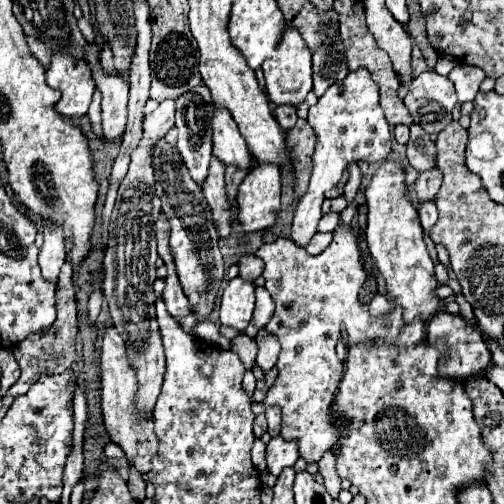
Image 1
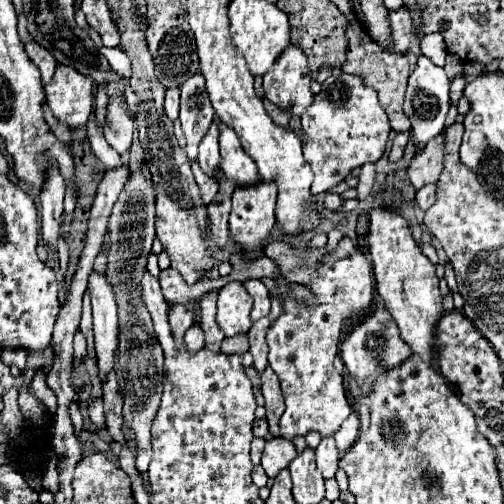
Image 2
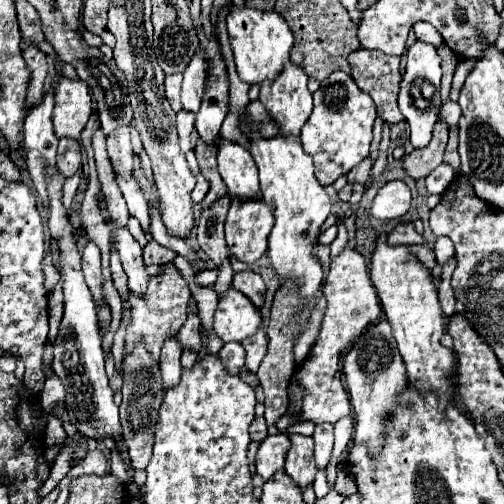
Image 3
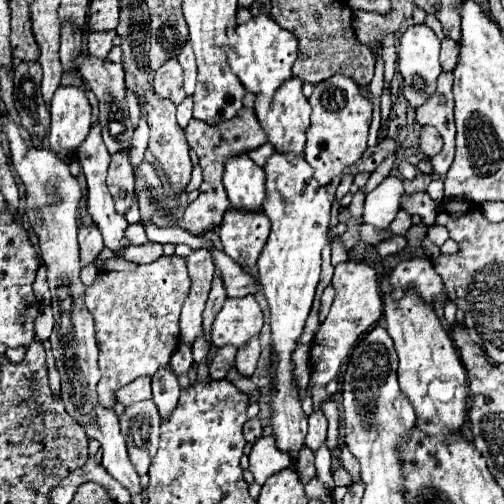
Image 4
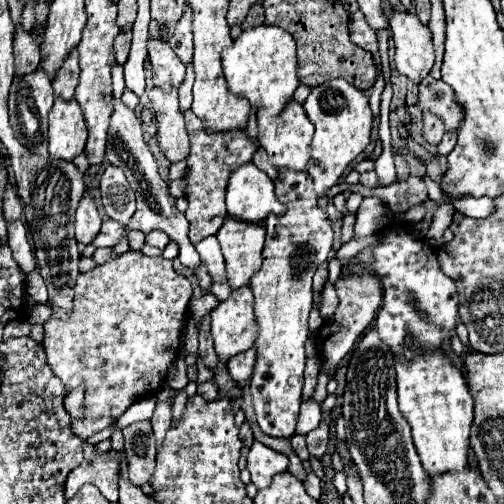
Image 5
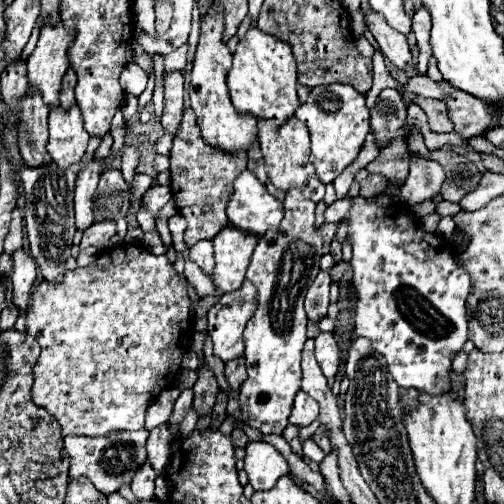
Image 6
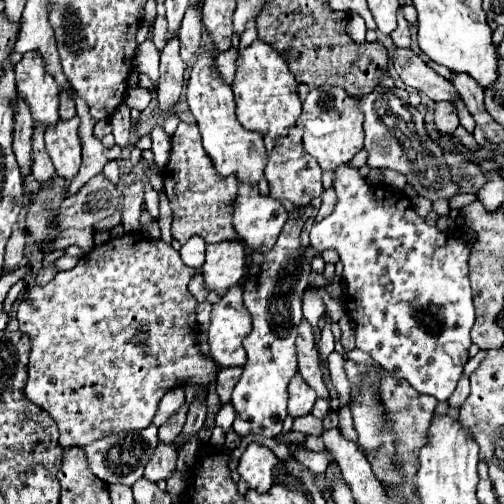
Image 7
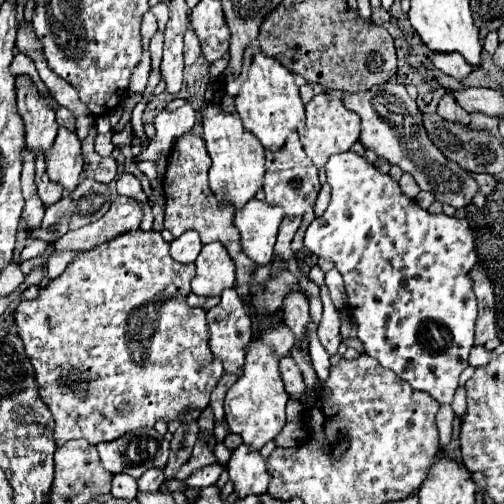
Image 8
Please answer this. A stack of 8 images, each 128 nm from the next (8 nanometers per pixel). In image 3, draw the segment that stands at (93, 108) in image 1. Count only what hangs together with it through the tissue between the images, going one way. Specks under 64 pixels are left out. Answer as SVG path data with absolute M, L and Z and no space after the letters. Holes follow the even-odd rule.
M126 176L126 178L116 178L120 192L128 204L128 210L134 218L138 218L138 222L142 224L144 232L150 232L150 214L148 214L148 202L142 194L140 184L134 180L134 176Z

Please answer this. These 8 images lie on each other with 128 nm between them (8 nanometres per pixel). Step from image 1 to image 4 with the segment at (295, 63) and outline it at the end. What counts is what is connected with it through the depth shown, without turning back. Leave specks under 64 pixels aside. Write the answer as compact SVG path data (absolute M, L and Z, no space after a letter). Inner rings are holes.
M292 76L286 80L272 96L270 112L267 116L267 94L258 94L255 99L255 113L262 128L268 134L268 142L278 150L278 152L288 152L288 154L300 154L306 144L306 130L310 124L310 104L308 98L302 94L302 80Z

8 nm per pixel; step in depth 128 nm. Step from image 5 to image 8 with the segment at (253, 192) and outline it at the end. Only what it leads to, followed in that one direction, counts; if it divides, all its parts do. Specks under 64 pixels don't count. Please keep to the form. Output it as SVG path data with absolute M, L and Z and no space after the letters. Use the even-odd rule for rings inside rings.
M256 198L236 212L234 224L242 236L242 250L258 266L264 266L272 260L282 218L282 208Z

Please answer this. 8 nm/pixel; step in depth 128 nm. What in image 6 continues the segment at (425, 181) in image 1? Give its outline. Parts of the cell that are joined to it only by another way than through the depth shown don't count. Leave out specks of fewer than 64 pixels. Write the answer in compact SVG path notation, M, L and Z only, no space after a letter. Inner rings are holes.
M416 96L414 104L418 104L426 112L432 132L452 132L452 122L448 120L448 112L446 112L442 100Z

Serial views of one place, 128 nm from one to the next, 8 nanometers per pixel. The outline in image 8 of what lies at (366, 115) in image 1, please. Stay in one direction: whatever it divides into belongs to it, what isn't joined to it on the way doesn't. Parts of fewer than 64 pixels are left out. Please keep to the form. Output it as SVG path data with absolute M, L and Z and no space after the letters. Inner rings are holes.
M316 92L316 96L306 104L306 130L300 138L306 154L316 168L324 168L330 156L348 152L360 136L360 118L352 110L344 108L340 94L336 92Z

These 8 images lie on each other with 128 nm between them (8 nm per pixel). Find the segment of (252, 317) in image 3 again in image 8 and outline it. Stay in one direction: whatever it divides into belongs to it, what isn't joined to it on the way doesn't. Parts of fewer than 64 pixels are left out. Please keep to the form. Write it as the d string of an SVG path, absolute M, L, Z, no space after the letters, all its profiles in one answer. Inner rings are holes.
M228 288L222 292L222 302L208 310L208 344L210 344L210 350L224 364L224 370L228 374L240 376L240 372L244 368L244 358L246 358L246 350L248 350L250 340L252 340L252 320L246 312L242 298L236 294L236 290Z

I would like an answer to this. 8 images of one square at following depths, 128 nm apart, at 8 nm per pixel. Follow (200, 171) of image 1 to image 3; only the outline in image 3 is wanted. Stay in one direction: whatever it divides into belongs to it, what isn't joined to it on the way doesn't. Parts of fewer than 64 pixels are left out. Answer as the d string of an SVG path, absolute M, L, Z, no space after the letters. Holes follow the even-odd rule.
M200 54L192 58L188 68L184 70L184 82L182 82L182 110L186 112L198 112L202 104L202 94L206 86L206 68L204 60L200 60Z

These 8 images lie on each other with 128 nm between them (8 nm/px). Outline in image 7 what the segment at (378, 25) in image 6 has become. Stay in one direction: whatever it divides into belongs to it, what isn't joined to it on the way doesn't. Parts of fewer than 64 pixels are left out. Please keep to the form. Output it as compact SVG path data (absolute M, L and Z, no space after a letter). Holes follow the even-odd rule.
M396 48L392 54L392 62L394 70L398 72L398 76L406 86L424 92L434 102L440 100L452 102L458 96L454 92L452 82L444 80L432 68L428 68L426 62L420 56L416 56L410 48Z

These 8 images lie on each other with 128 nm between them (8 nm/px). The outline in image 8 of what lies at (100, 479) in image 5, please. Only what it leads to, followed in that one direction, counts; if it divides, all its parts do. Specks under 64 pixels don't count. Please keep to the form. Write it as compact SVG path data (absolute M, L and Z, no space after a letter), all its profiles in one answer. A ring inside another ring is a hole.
M140 428L112 442L100 442L100 462L110 474L130 474L140 478L148 468L164 468L170 442L154 428Z

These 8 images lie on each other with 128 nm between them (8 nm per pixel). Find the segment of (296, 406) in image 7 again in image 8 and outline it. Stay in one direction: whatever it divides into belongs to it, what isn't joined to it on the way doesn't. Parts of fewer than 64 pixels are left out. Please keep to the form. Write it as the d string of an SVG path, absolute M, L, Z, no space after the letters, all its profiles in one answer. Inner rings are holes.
M284 356L280 360L280 374L282 374L288 396L292 400L302 400L302 396L306 392L306 386L304 386L304 380L302 380L302 372L300 372L300 368L294 362L292 356Z

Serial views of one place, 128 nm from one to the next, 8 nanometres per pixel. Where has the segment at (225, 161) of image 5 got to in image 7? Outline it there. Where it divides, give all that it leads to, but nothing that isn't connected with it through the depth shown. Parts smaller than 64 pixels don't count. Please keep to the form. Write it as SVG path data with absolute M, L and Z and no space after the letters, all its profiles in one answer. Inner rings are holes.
M180 122L172 136L170 160L164 168L164 192L174 212L174 240L180 244L192 236L202 236L207 244L236 240L236 230L232 228L232 204L238 192L238 180L236 176L220 178L220 174L214 170L212 160L202 148L202 138L196 124Z

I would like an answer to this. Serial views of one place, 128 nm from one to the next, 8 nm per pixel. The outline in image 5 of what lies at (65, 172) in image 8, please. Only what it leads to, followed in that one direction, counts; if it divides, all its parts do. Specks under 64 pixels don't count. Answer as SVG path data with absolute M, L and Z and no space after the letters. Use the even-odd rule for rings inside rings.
M56 98L50 112L48 136L50 136L48 142L50 156L70 162L84 152L88 132L86 132L86 120L82 108L78 106L76 98L72 100Z

